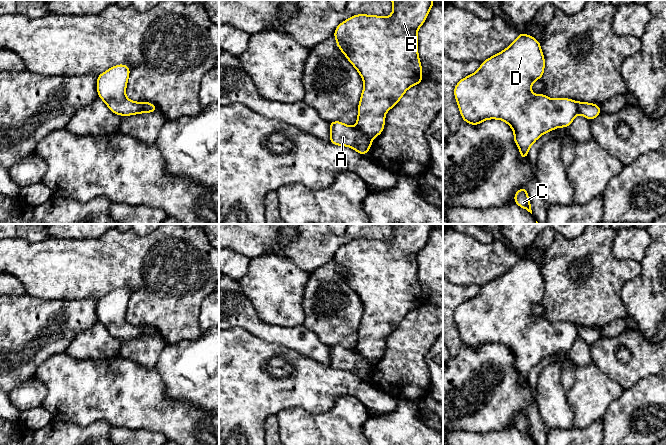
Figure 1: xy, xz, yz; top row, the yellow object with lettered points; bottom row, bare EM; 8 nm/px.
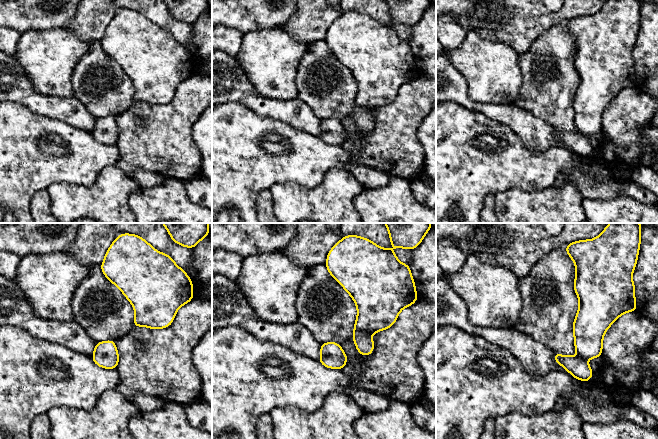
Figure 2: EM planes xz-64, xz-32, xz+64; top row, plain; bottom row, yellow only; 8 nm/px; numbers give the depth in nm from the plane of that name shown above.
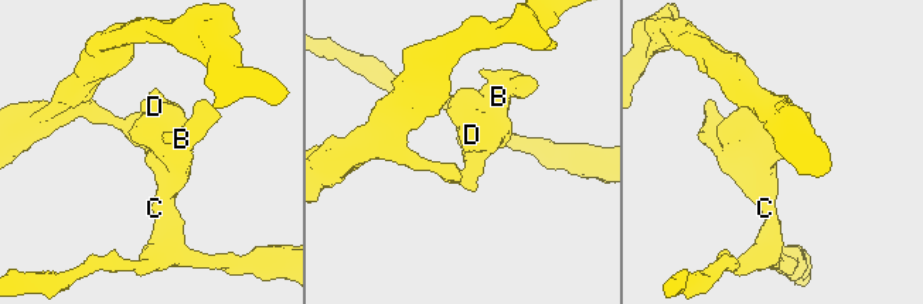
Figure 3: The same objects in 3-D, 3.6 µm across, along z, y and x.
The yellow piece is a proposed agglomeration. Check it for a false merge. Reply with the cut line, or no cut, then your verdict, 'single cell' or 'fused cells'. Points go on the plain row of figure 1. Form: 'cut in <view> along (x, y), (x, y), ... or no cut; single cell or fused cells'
cut in xz along (356, 352), (371, 362); fused cells

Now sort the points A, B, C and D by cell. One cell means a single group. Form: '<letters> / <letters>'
A / B C D

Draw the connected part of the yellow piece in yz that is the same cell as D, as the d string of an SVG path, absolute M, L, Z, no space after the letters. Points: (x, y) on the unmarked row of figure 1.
M520 256L509 271L483 285L478 295L456 308L454 320L463 345L474 350L486 343L505 345L514 355L514 366L520 373L521 383L527 383L531 369L540 360L558 351L569 351L579 337L578 326L574 324L532 318L532 306L542 302L544 291L540 266Z

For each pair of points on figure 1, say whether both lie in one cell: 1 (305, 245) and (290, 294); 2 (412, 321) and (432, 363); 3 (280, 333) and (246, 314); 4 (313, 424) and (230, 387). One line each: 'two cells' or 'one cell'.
1: two cells
2: two cells
3: one cell
4: two cells

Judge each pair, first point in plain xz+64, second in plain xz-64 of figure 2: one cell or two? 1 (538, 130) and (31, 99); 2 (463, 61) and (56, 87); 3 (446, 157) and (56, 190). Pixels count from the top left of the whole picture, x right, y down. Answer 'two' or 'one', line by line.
1: one
2: one
3: two

